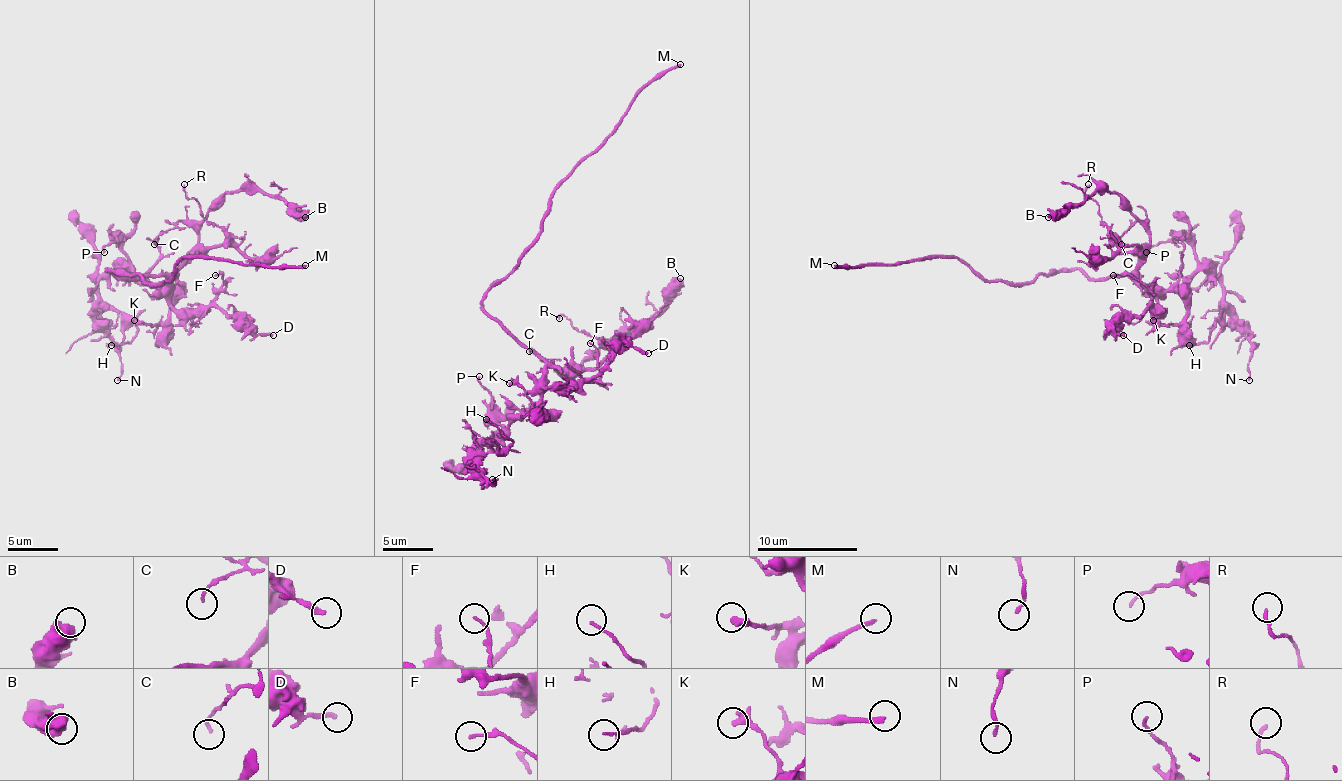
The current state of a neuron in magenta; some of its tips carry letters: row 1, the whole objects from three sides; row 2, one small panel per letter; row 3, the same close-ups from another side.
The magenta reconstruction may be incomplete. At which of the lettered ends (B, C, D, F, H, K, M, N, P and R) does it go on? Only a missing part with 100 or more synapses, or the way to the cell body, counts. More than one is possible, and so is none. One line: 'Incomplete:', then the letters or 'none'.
Incomplete: M

